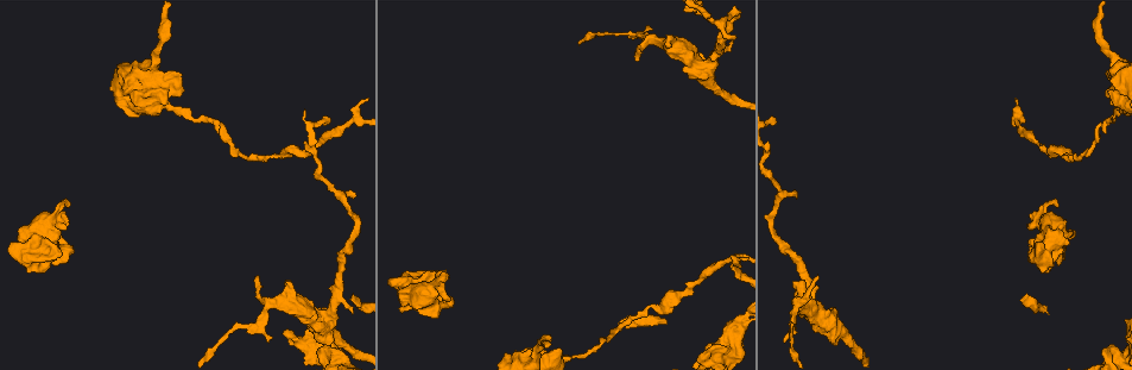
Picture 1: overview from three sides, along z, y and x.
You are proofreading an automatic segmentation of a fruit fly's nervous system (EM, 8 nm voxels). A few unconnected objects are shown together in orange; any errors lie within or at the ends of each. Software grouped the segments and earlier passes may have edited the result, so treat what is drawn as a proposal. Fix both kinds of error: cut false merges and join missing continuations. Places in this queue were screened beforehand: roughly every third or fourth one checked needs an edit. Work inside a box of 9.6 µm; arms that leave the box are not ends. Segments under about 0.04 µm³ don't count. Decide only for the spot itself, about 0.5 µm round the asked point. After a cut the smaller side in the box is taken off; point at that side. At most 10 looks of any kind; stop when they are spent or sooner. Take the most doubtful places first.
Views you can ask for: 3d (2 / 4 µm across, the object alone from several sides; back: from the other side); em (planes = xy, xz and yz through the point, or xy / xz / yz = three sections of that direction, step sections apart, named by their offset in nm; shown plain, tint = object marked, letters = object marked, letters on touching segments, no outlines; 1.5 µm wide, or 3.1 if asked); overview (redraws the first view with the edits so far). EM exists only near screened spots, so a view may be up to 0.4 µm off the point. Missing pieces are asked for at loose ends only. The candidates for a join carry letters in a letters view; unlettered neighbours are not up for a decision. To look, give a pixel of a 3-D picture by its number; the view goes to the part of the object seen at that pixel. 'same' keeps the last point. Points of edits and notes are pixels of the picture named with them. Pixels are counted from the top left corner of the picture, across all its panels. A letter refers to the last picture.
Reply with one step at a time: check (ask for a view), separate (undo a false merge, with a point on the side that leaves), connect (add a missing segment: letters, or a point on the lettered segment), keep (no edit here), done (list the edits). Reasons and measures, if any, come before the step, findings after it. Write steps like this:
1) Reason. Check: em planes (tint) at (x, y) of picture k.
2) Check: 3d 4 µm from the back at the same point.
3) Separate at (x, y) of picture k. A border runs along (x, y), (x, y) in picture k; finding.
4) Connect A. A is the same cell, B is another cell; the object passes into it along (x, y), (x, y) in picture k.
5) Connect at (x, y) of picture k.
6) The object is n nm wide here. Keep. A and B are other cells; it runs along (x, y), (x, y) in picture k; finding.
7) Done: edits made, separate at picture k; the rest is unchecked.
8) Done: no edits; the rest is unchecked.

Check: 3d 2 µm at (1031, 230) of picture 1.

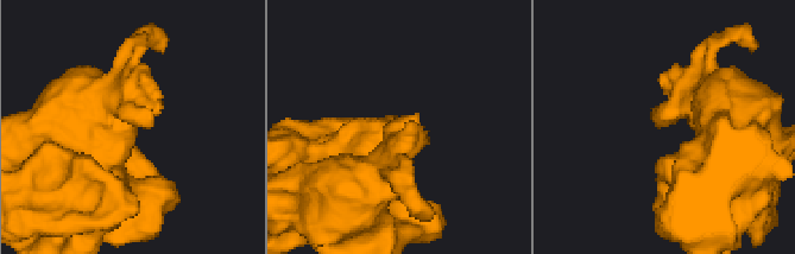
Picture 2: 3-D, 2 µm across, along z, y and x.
Now the EM. Check: em xz step 4 (tint) at (659, 126) of picture 2.

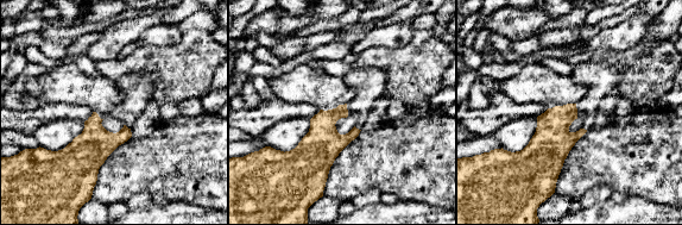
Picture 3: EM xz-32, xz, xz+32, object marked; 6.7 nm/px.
Check: em planes (letters) at the same point.

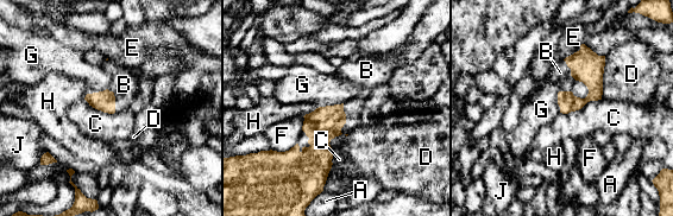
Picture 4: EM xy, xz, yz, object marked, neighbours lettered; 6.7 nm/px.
Connect B. B is the same cell, A, C, D, E, F, G, H and J are other cells; the object passes into it along (327, 121), (345, 119), (352, 109) in picture 4; the cell continues.

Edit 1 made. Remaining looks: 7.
Redraw. Check: overview.

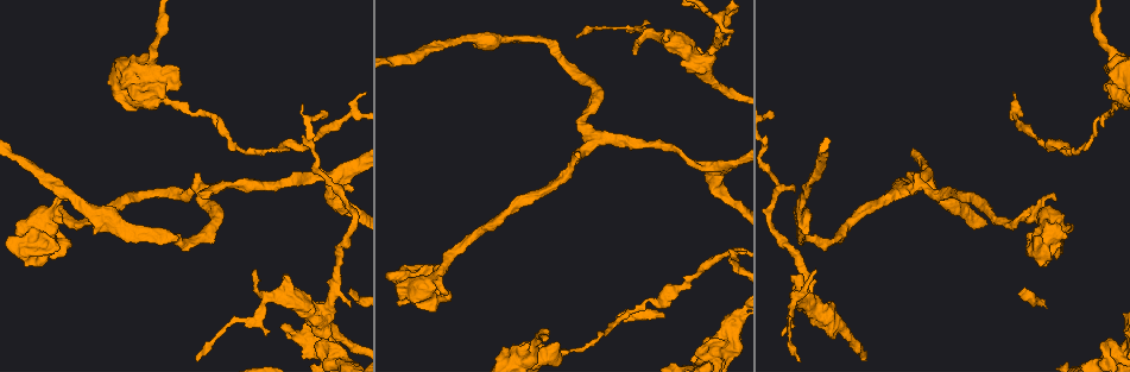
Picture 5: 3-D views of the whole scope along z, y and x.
An open end. Check: em xz step 4 (letters) at (255, 271) of picture 5.

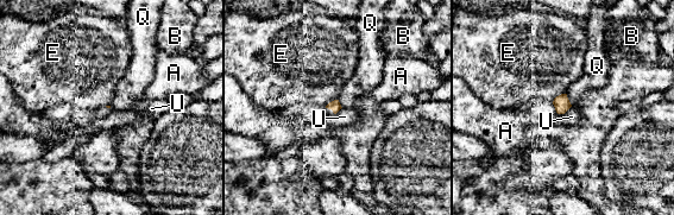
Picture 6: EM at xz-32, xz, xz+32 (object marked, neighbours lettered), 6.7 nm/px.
Check: em planes (letters) at the same point.

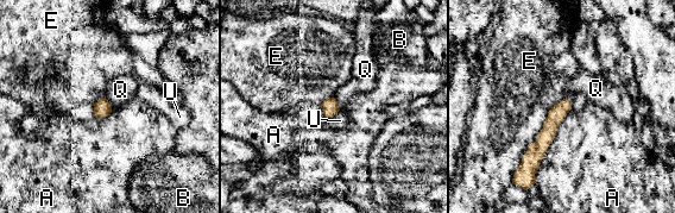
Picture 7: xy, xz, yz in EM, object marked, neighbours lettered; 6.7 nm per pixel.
Keep. A, B, E, Q and U are other cells; a border runs along (334, 96), (340, 108) in picture 7; no lettered segment goes on from it.

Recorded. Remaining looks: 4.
Check: 3d 2 µm at (653, 303) of picture 5.

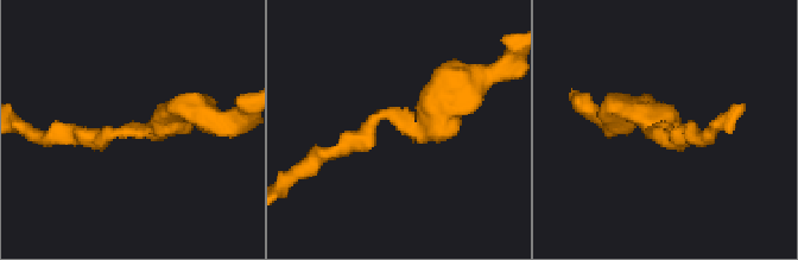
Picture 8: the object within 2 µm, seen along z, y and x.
Now the EM. Check: em yz step 8 (tint) at (384, 117) of picture 8.

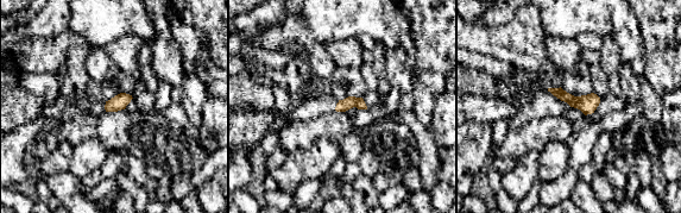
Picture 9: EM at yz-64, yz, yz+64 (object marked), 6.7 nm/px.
Cut it another way. Check: em planes (letters) at the same point.

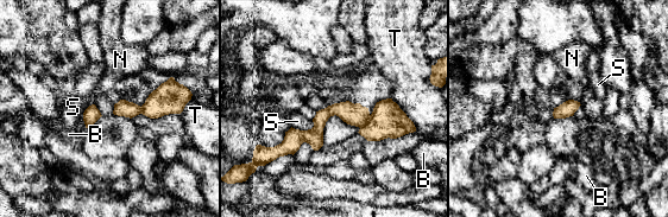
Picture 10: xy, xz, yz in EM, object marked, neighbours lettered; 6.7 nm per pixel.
Separate at (388, 120) of picture 10. B, N, S and T are other cells; a border runs along (371, 115), (360, 128) in picture 10; two cells meet here.

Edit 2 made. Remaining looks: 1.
Done: edits made, connect at picture 4, separate at picture 10; the rest is unchecked.

